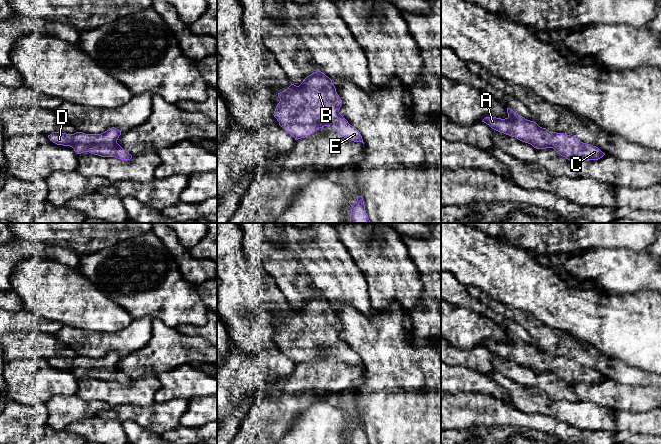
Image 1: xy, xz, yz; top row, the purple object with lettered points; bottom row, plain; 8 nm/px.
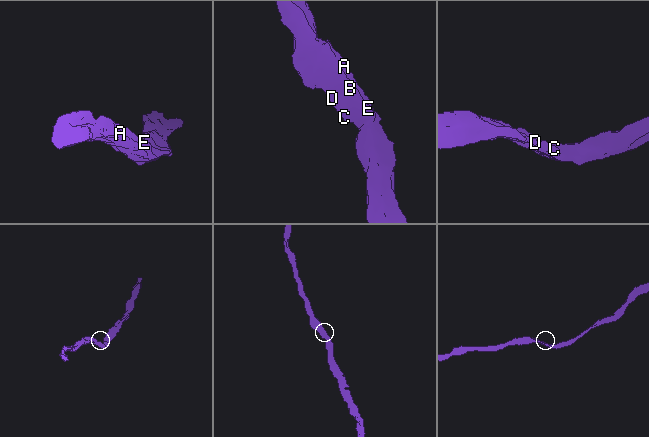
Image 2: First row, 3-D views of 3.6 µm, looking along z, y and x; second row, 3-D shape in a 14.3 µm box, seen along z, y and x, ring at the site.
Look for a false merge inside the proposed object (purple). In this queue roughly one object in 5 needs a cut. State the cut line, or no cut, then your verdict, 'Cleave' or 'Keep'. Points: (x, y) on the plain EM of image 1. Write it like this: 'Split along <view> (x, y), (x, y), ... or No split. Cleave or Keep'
No split. Keep

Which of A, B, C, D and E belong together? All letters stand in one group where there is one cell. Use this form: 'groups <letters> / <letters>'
groups A B C D E

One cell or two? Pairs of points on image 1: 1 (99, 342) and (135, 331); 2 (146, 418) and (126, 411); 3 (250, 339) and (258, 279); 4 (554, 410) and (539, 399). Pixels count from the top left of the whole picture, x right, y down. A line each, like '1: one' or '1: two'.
1: one
2: one
3: one
4: one

